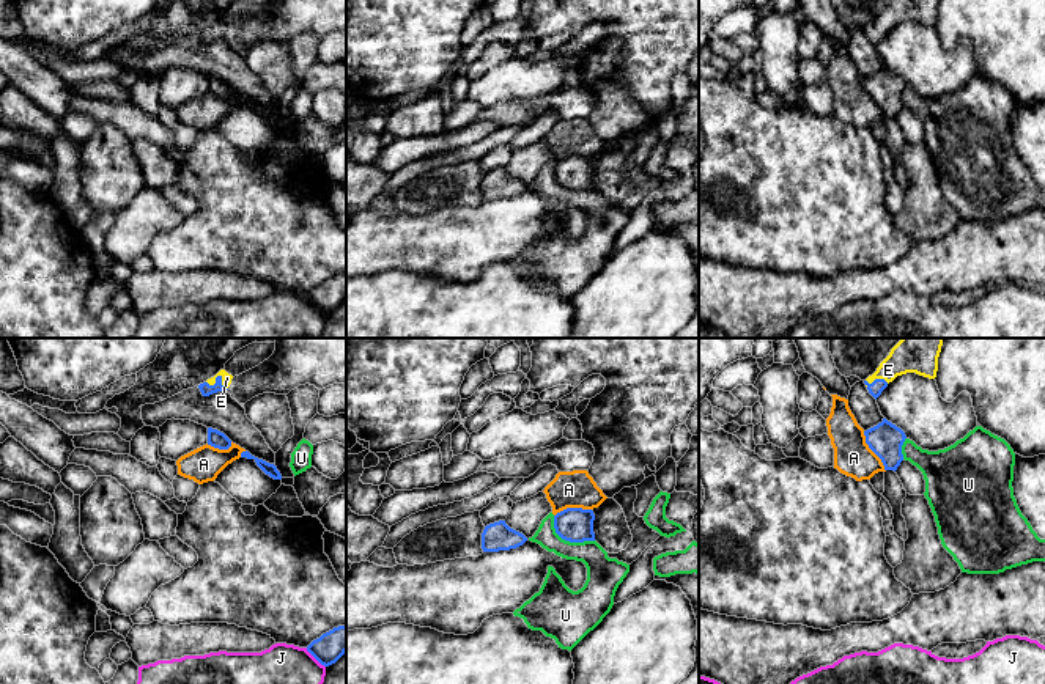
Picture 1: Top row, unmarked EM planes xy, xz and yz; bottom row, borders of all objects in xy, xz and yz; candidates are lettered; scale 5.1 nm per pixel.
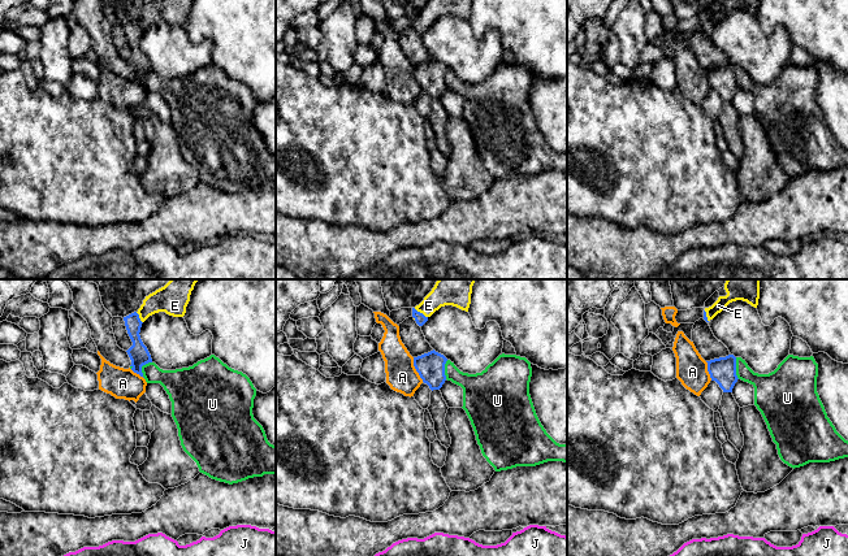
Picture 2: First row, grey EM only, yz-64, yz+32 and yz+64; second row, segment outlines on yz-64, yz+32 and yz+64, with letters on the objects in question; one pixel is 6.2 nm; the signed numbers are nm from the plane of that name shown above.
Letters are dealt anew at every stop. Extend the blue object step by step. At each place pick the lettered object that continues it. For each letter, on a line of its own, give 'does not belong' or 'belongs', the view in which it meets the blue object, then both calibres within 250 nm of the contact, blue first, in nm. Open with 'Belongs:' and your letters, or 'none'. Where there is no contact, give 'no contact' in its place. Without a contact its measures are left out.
Belongs: E
A: does not belong; meets blue in yz; 170 nm thick on the blue side, 190 nm on the other
E: belongs; meets blue in xy; 60 nm thick on the blue side, 50 nm on the other
J: does not belong; meets blue in xy; 150 nm thick on the blue side, 280 nm on the other
U: does not belong; meets blue in xz; 180 nm thick on the blue side, 170 nm on the other

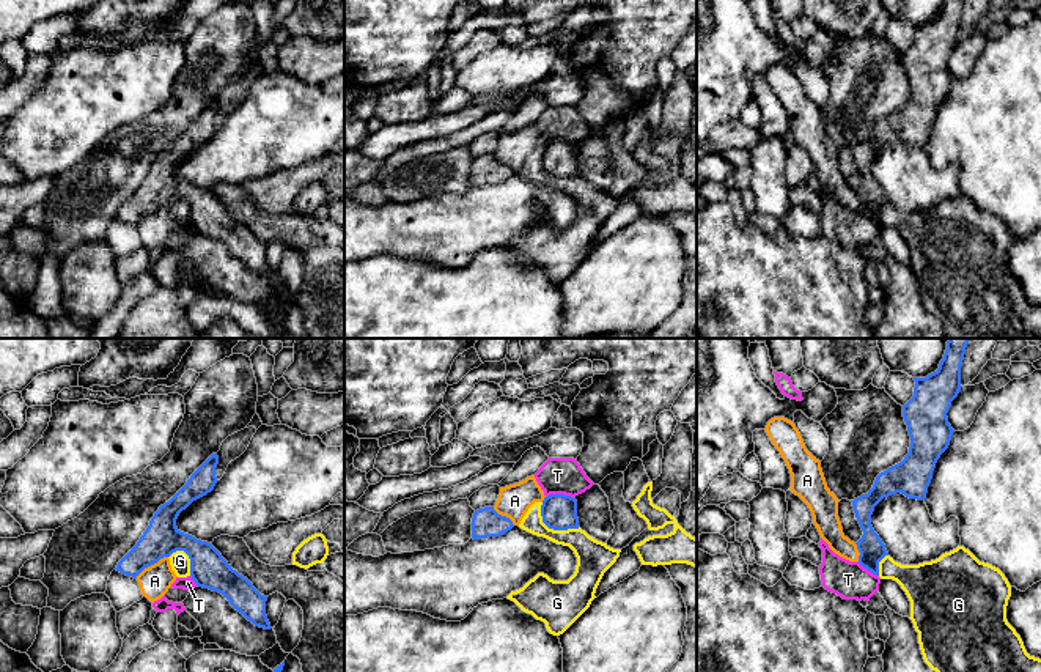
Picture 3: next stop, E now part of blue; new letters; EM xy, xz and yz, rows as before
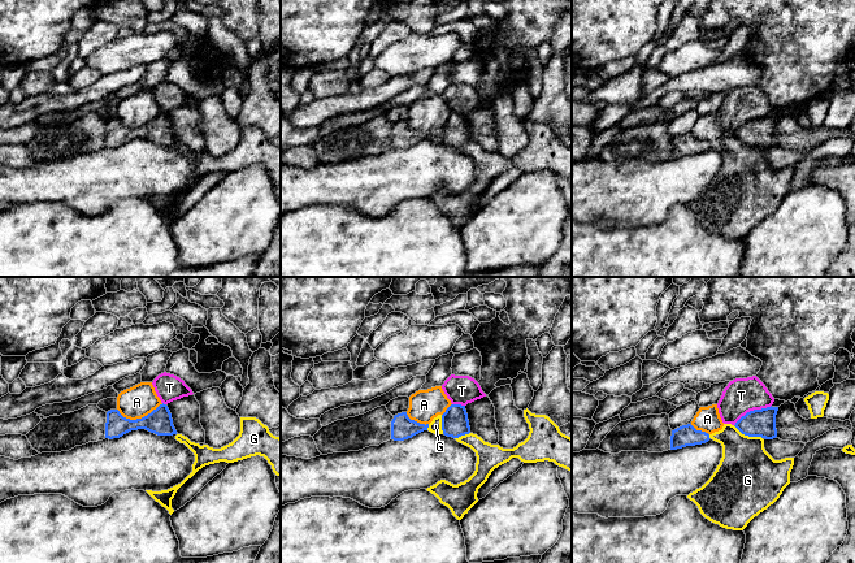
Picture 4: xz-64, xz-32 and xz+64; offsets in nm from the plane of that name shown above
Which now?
Belongs: none
A: does not belong; meets blue in xy; 190 nm thick on the blue side, 160 nm on the other
G: does not belong; meets blue in xz; 180 nm thick on the blue side, 160 nm on the other
T: does not belong; meets blue in xz; 180 nm thick on the blue side, 190 nm on the other

